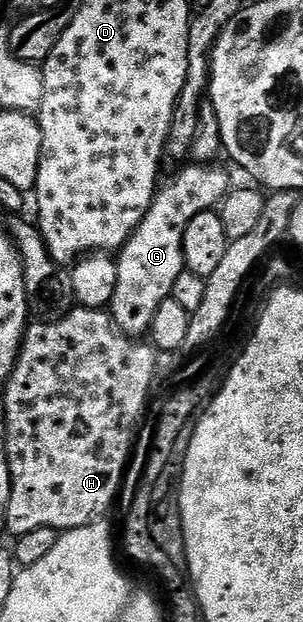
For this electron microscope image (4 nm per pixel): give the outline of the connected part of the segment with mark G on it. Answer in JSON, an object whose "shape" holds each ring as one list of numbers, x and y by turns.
{"shape":[[220,165,184,166,188,167,182,168,165,187,163,184,157,190,150,209,118,252,118,289,114,289,110,314,116,330,125,335,144,337,149,334,158,305,172,297,178,273,186,270,182,249,186,225,190,225,198,213,213,210,230,190,227,173,216,167]]}

